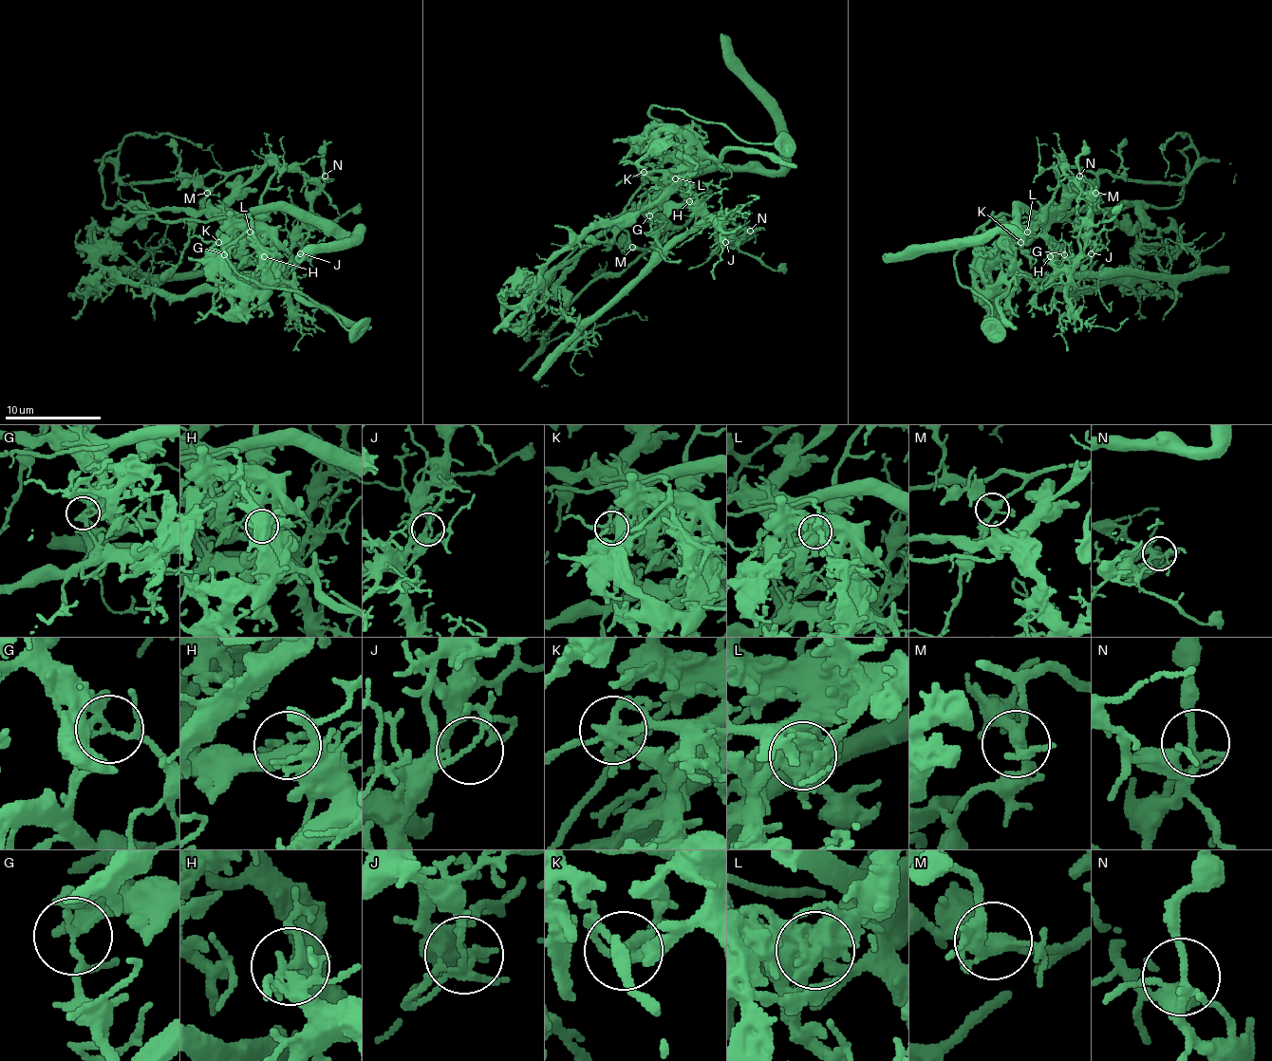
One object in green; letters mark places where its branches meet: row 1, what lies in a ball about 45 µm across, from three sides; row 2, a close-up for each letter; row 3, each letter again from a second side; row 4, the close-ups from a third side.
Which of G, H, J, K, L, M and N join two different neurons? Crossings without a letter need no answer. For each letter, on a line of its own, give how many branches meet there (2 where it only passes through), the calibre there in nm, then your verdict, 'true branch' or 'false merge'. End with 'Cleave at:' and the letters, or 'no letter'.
G: 7 | 190 nm | false merge
H: 3 | 280 nm | false merge
J: 2 | 110 nm | false merge
K: 5 | 300 nm | false merge
L: 5 | 650 nm | false merge
M: 4 | 320 nm | true branch
N: 5 | 170 nm | true branch
Cleave at: G, H, J, K, L

